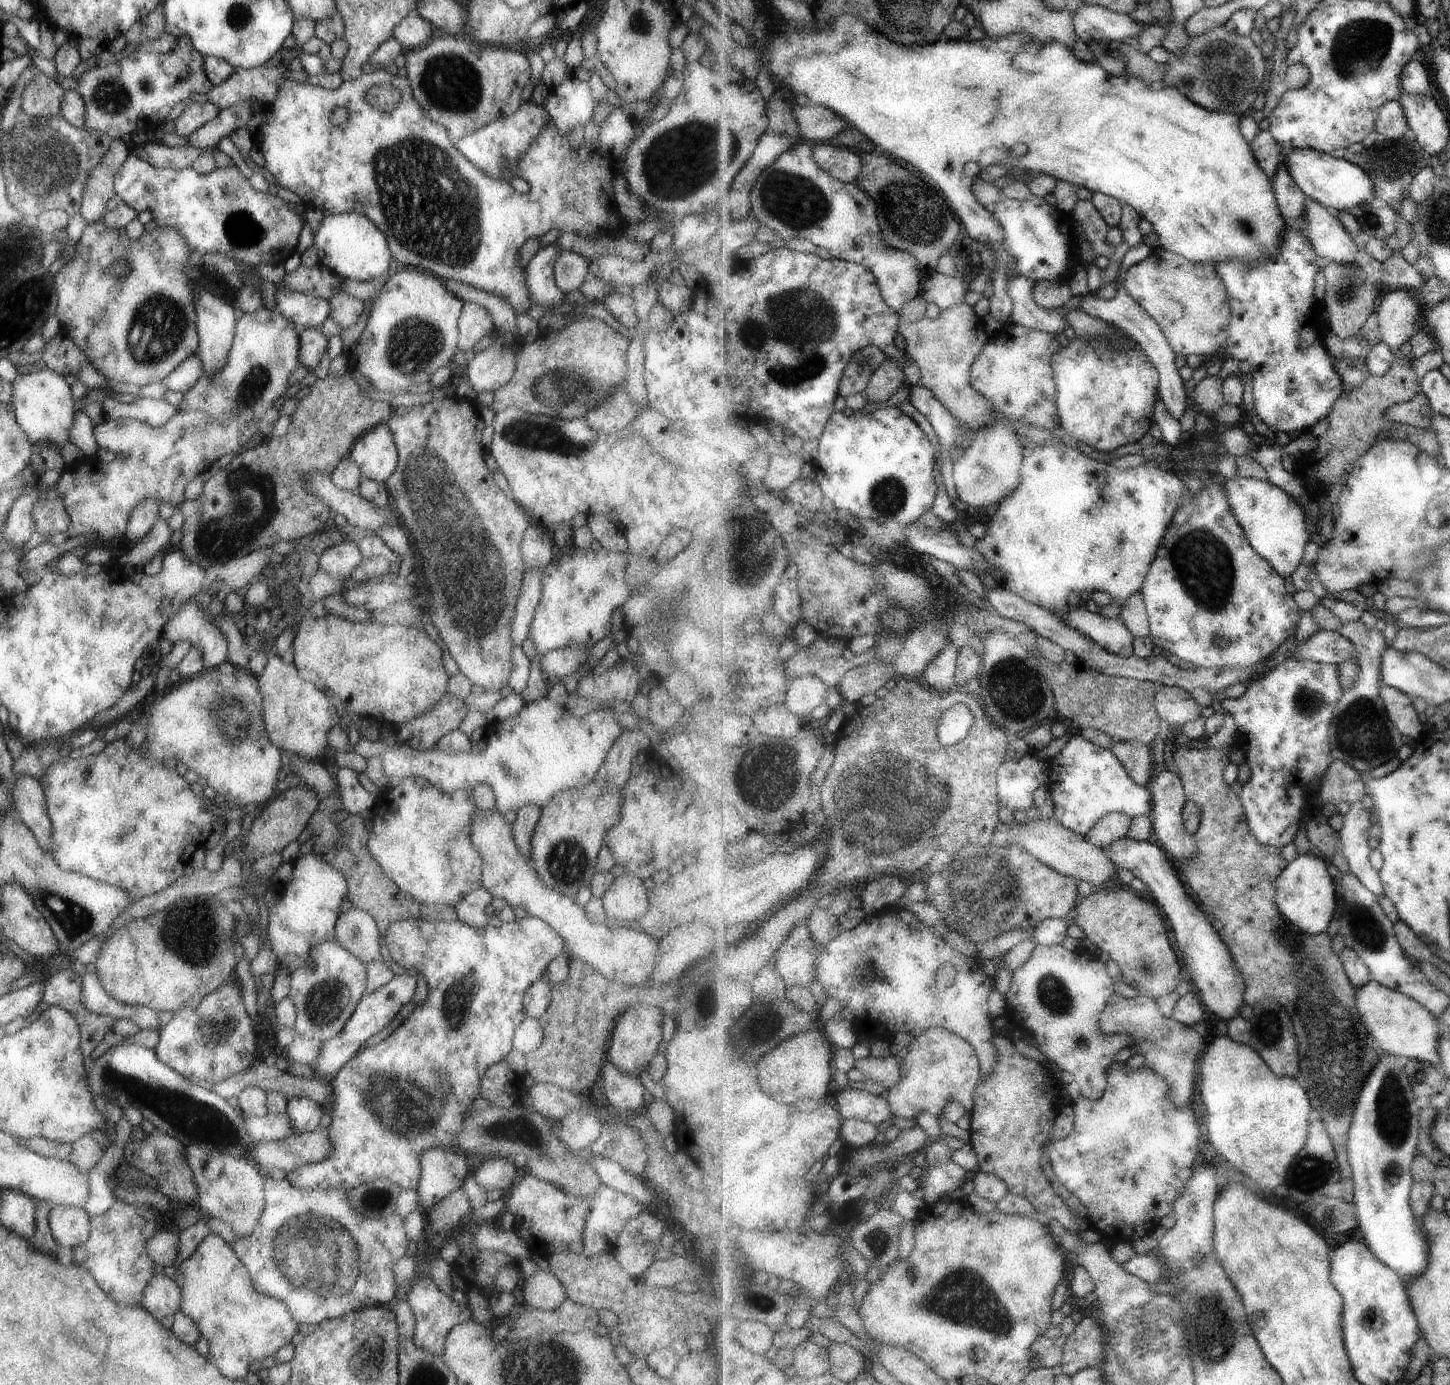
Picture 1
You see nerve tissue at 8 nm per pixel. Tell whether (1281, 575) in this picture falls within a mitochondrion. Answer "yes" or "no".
no

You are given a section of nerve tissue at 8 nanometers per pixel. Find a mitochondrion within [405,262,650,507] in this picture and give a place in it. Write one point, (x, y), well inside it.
(524, 434)

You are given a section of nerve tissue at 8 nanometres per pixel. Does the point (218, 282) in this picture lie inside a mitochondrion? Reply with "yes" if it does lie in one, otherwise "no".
no

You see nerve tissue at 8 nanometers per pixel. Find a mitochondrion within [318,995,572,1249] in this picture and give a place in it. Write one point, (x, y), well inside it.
(421, 1117)

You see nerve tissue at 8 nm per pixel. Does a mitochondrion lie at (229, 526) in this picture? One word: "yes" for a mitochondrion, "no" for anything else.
yes

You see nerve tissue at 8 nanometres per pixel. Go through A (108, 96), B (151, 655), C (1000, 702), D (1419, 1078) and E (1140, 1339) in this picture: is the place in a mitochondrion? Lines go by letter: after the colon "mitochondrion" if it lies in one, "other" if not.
A: mitochondrion
B: other
C: mitochondrion
D: mitochondrion
E: mitochondrion

